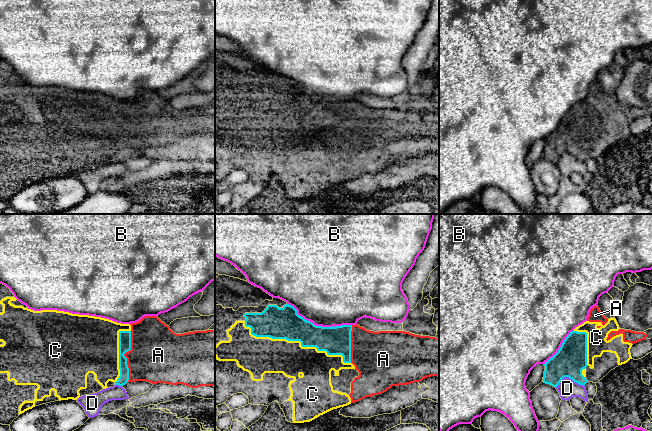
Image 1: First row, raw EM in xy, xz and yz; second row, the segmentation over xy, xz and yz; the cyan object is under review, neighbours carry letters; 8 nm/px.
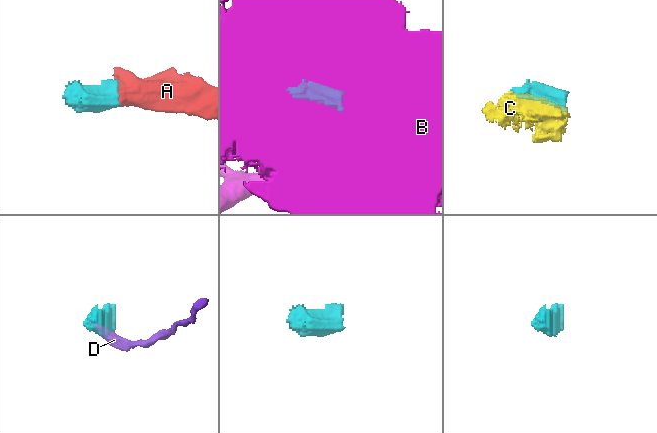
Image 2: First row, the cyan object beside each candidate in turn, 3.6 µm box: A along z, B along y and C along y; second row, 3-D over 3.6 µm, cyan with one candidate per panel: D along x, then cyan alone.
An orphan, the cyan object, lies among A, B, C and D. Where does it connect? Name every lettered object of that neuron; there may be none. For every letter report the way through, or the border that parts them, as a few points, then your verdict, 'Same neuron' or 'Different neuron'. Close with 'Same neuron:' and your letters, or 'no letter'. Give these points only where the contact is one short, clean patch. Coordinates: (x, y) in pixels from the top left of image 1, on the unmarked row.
A: Same neuron
B: Different neuron
C: Same neuron
D: Boundary: yz (584, 162), (568, 153), (564, 153), (555, 163). Different neuron
Same neuron: A, C

